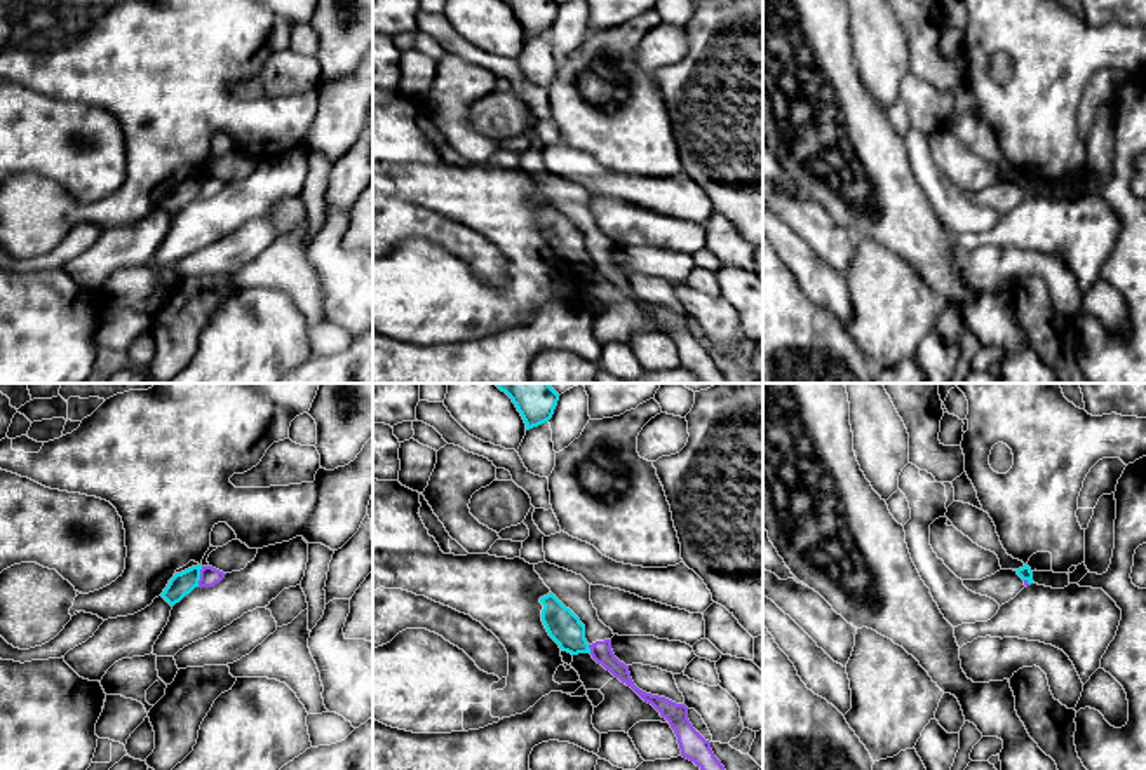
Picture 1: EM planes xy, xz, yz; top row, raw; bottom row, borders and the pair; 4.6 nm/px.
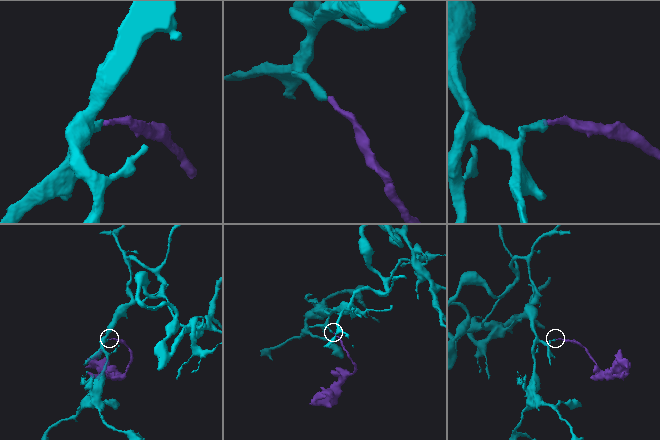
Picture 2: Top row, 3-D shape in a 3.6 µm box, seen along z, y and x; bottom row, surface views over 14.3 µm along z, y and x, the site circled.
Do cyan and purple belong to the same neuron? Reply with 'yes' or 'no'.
no

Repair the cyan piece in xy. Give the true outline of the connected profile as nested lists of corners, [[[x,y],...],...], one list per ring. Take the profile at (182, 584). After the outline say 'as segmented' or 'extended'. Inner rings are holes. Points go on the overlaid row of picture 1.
[[[192,566],[181,573],[176,573],[164,592],[160,594],[171,606],[179,603],[186,594],[199,587],[202,566]]]; as segmented

